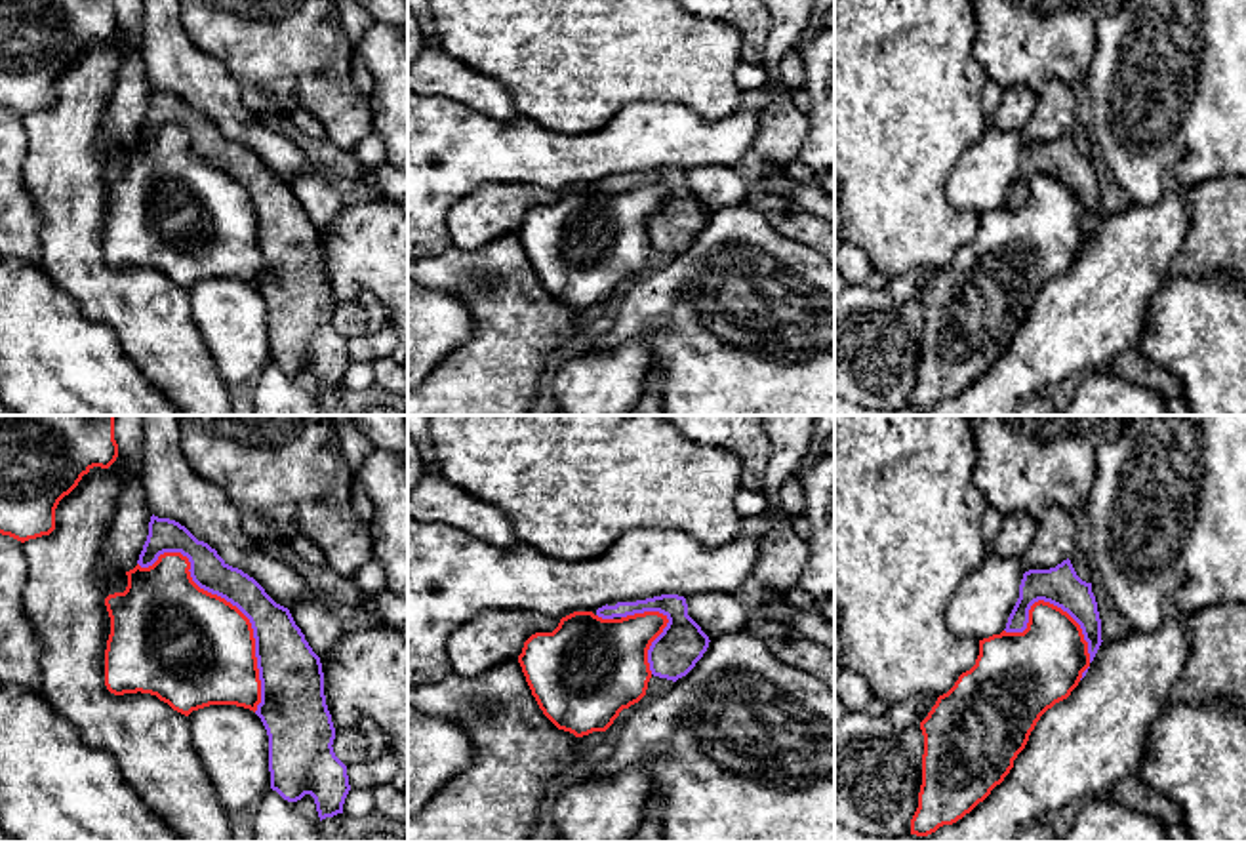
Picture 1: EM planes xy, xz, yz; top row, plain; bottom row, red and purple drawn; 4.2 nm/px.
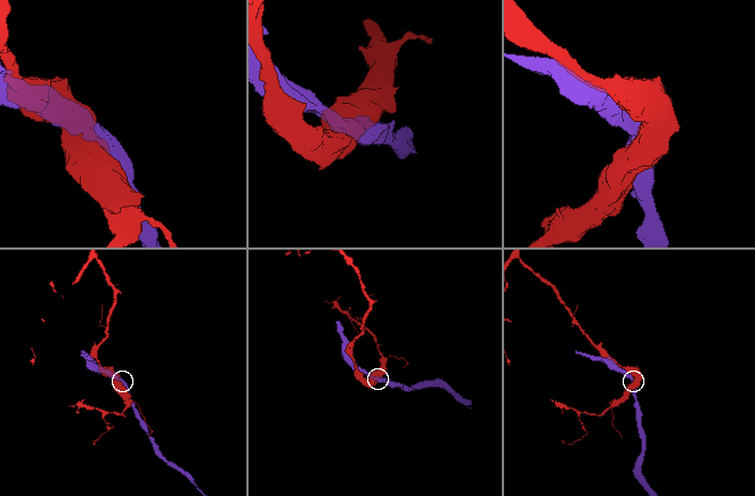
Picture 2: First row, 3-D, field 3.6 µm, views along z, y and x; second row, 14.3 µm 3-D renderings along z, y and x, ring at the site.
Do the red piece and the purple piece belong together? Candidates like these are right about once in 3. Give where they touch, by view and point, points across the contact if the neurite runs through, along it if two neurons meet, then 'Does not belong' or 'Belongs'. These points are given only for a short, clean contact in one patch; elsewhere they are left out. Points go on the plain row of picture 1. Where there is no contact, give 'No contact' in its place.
Touches red at xy (229, 176). Does not belong

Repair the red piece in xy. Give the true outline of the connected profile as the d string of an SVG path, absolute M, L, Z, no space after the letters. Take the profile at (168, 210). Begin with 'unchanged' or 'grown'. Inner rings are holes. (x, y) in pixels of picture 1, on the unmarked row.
unchanged | M181 126L126 145L128 160L105 171L111 208L105 223L105 259L114 269L151 267L189 290L210 278L257 284L261 253L250 192L225 171L200 162Z

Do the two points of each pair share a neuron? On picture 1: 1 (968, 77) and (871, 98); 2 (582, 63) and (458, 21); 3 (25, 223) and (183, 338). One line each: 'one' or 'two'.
1: one
2: one
3: two

